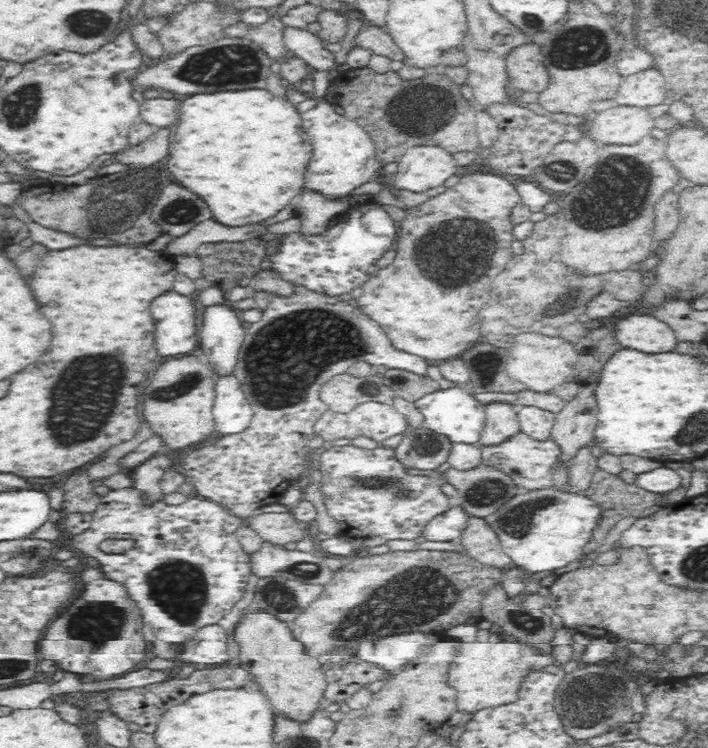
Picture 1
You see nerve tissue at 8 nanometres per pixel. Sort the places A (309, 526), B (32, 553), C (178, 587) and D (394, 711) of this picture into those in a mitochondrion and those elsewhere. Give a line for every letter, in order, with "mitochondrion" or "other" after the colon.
A: other
B: mitochondrion
C: mitochondrion
D: mitochondrion

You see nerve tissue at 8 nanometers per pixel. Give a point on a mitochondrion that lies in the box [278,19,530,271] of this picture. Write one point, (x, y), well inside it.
(423, 110)

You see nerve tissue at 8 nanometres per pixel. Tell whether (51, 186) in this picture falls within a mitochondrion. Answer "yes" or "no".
no

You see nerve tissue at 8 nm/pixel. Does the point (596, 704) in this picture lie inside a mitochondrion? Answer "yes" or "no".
yes

